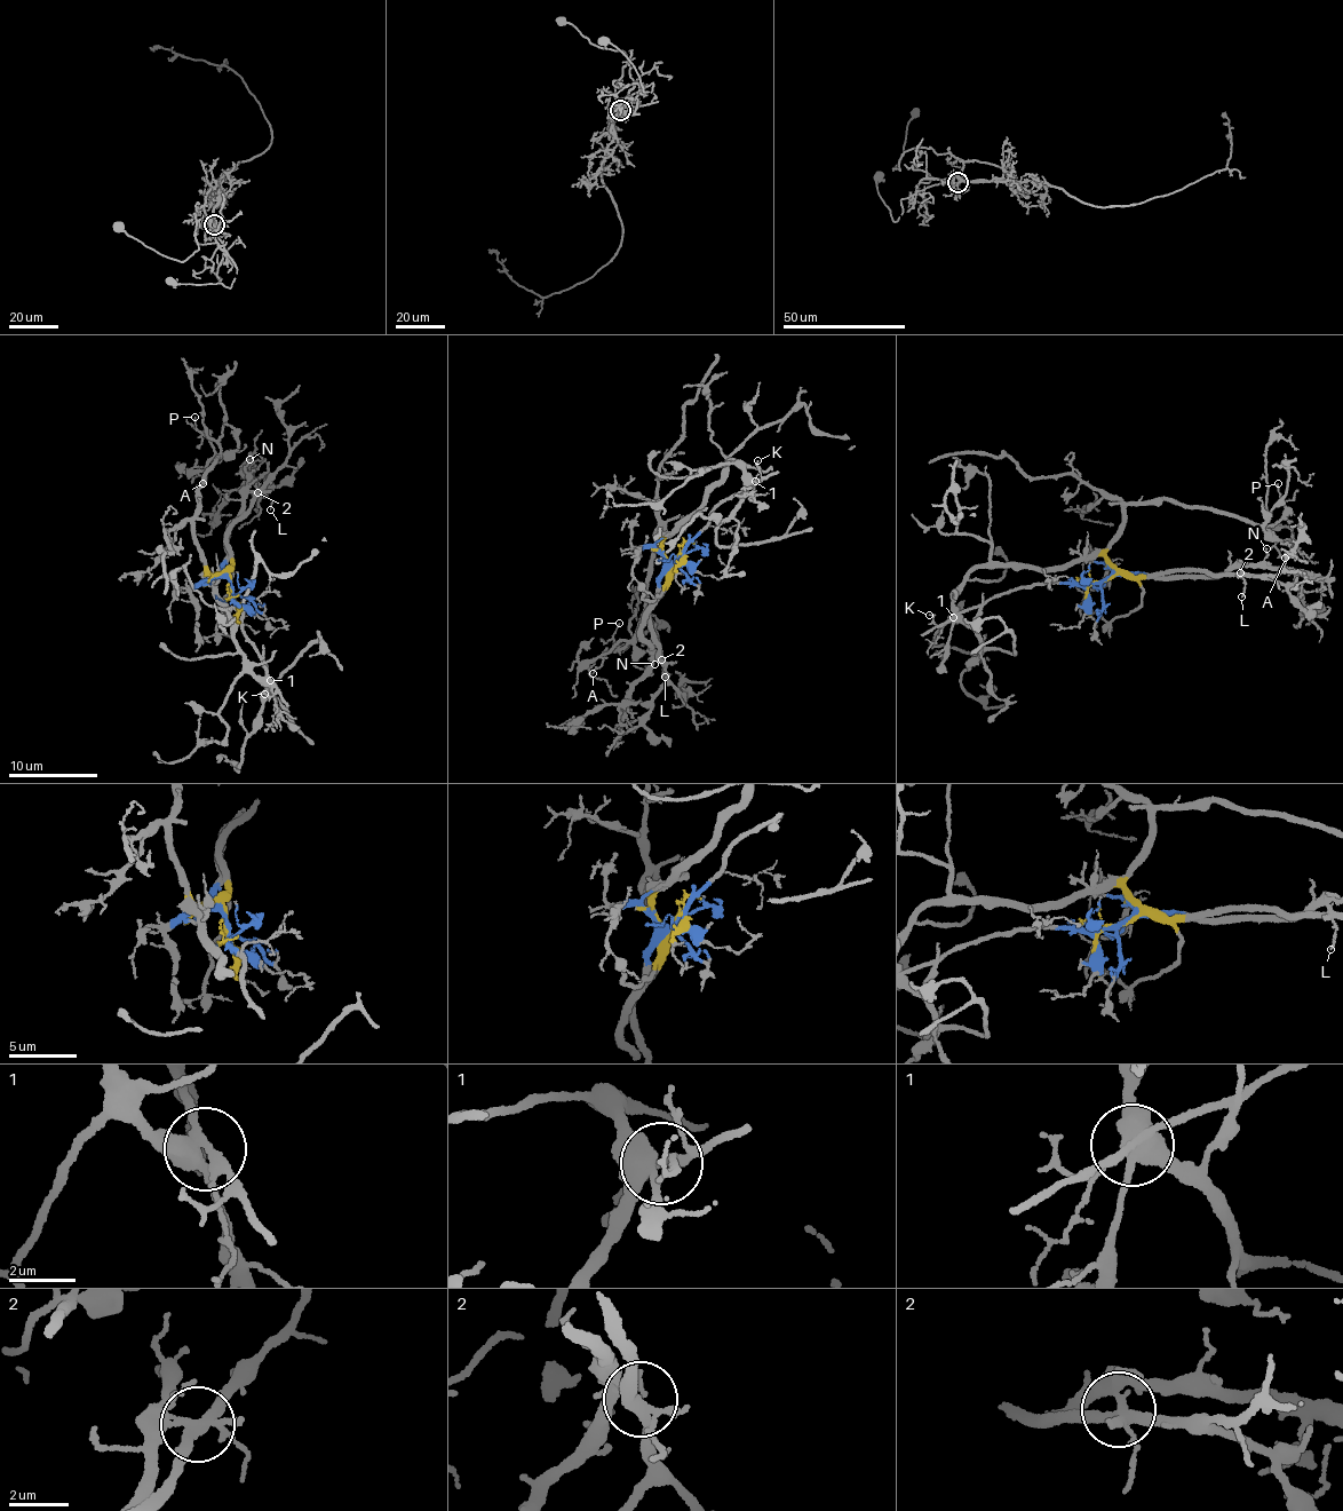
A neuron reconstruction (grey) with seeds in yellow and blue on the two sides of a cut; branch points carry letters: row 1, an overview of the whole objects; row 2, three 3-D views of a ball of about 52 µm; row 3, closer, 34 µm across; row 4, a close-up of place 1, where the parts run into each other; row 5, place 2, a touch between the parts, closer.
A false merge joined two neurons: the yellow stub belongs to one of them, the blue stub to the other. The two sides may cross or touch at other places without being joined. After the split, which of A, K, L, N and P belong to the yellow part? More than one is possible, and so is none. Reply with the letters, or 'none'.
A, P

